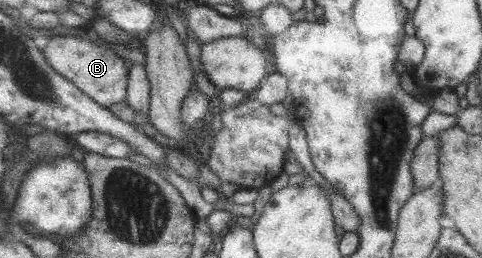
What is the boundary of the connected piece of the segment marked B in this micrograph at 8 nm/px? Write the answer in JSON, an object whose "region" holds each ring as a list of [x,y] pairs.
{"region":[[[57,35],[48,39],[44,47],[44,55],[49,64],[60,75],[66,76],[82,89],[91,99],[102,104],[105,108],[115,106],[115,103],[127,101],[128,83],[130,82],[130,65],[123,57],[119,57],[115,51],[107,47],[107,41],[91,41],[93,39],[79,39],[79,37],[63,37]]]}

